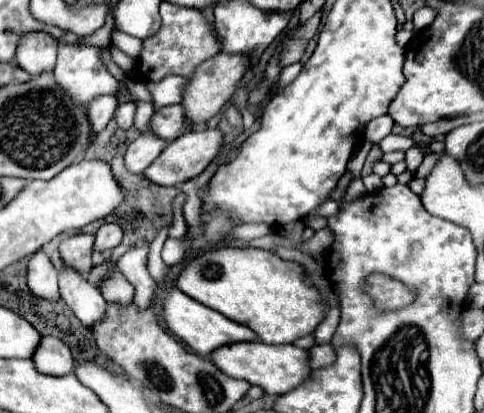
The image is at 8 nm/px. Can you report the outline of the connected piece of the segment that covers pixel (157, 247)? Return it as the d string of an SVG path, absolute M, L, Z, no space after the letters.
M164 227L156 239L150 243L150 253L148 253L148 273L156 279L158 285L162 285L166 281L166 277L170 275L170 267L164 265L162 257L160 257L160 251L162 251L162 245L168 237L168 227Z

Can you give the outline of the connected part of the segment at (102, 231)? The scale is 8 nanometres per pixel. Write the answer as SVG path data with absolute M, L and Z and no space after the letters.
M104 223L96 233L94 251L114 249L120 241L122 241L122 227L118 227L116 223Z

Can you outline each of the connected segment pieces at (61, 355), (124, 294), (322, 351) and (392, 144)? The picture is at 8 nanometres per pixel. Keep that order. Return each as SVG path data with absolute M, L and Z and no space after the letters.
M42 337L42 343L34 353L34 363L40 373L54 377L62 377L74 371L74 357L70 347L56 337Z
M116 269L110 279L106 281L106 285L102 285L102 295L106 301L116 301L126 305L128 301L132 301L134 297L134 287L128 283L128 279L120 273L120 269Z
M316 345L310 349L310 365L312 369L320 369L332 365L336 361L336 353L332 345Z
M388 135L388 137L384 137L382 141L380 141L380 149L384 151L384 153L388 153L388 151L406 151L406 149L410 149L414 145L414 141L410 139L410 137L404 137L404 135Z

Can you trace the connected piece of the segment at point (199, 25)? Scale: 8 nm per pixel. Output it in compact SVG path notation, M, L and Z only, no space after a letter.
M162 1L160 3L160 17L162 17L160 31L142 41L140 67L138 67L140 79L160 81L168 75L192 77L200 63L204 63L206 59L210 59L222 51L222 41L218 35L214 35L204 11Z

